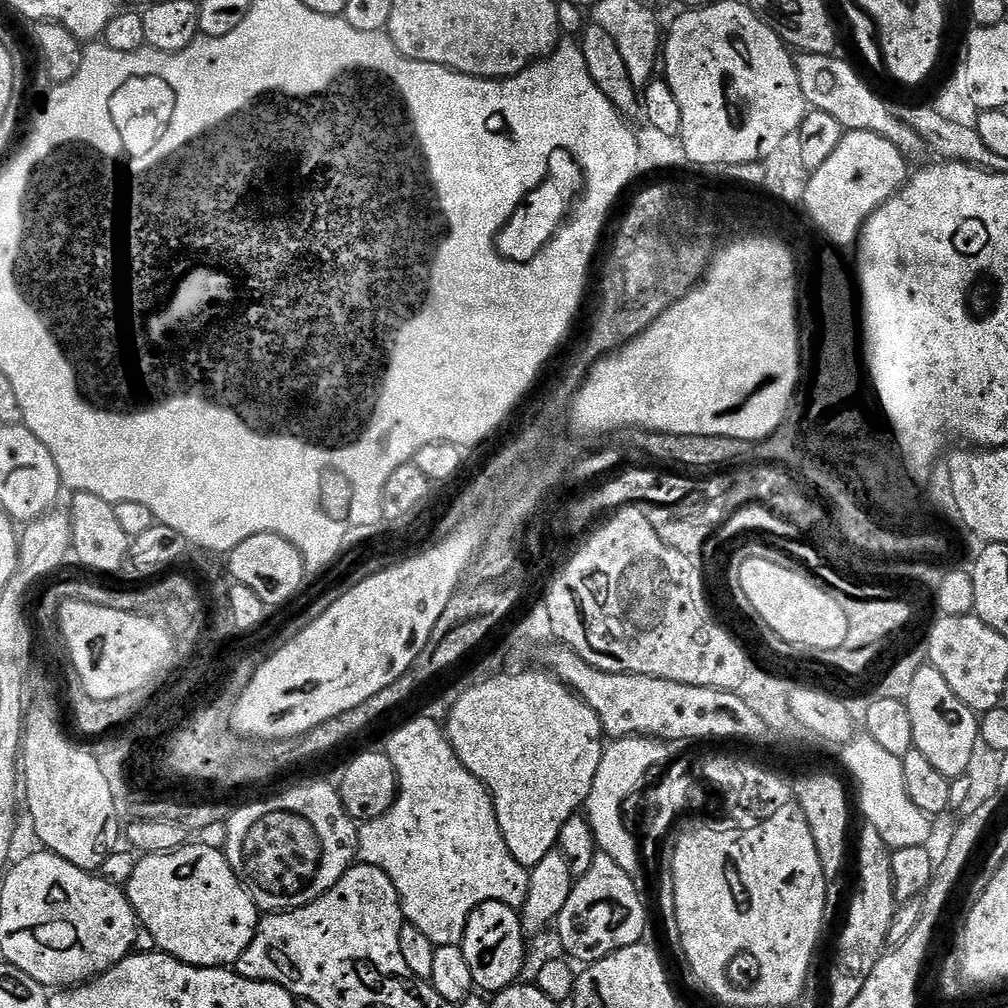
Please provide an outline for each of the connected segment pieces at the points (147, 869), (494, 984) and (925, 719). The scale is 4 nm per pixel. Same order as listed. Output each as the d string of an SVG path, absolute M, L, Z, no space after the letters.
M199 842L185 843L184 847L176 849L175 852L167 852L166 854L154 854L153 856L141 855L139 859L133 863L132 873L126 885L128 901L132 903L132 909L136 912L136 919L139 927L144 928L152 935L152 940L159 951L166 953L168 956L178 958L187 964L193 964L195 968L228 968L235 965L239 956L247 950L250 942L254 938L256 928L260 925L262 913L252 900L252 896L248 893L248 889L244 887L243 880L240 879L235 868L230 866L230 862L225 858L223 851L219 848L211 848Z
M482 902L470 914L464 931L463 950L470 966L472 983L481 993L495 994L517 983L524 968L524 921L521 913L502 902Z
M931 666L918 670L906 703L915 748L926 757L930 766L934 766L934 770L938 770L938 774L949 778L963 777L970 766L974 746L980 743L980 721L977 713L971 712L961 702L958 694L950 690L946 678L942 678L942 674L938 674L938 670Z

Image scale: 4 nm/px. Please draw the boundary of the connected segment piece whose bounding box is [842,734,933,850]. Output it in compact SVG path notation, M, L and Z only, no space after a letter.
M867 734L857 735L843 745L842 752L849 774L860 787L860 808L865 816L863 819L872 824L878 834L882 834L888 847L893 850L910 846L925 847L929 843L927 840L932 832L933 821L925 812L918 810L914 802L910 802L910 794L906 794L902 759L890 754Z

